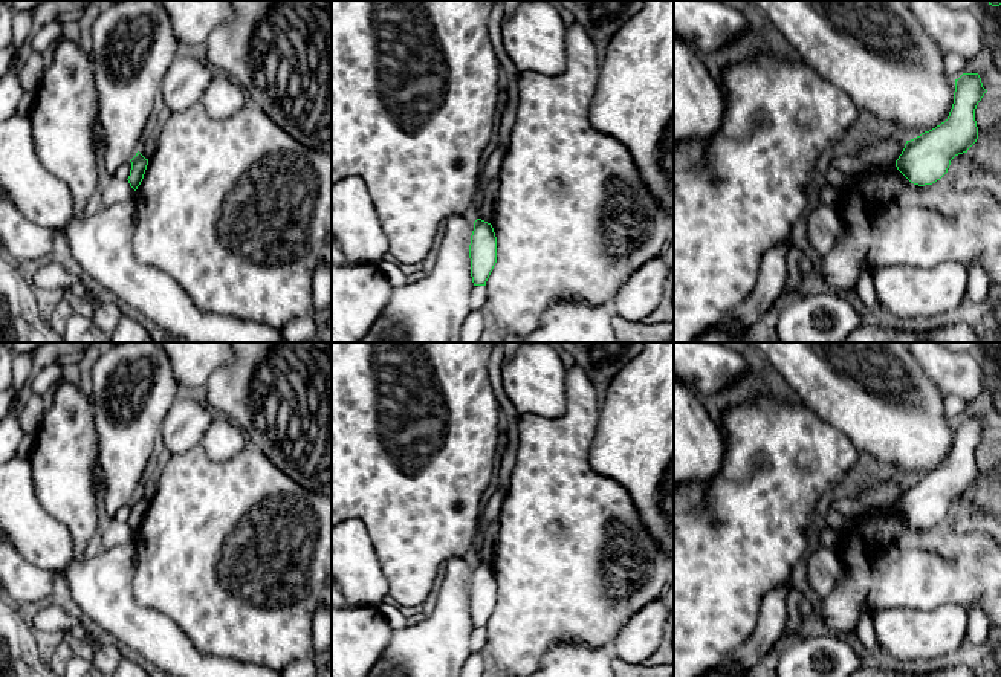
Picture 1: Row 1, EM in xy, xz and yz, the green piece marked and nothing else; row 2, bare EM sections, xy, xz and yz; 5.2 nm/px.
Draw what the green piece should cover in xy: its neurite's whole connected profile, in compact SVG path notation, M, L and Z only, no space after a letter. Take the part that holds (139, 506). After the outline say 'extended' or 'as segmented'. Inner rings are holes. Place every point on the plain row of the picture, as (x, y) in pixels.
M138 494L136 498L130 504L131 504L131 512L130 512L130 518L127 523L128 523L130 529L136 533L144 521L144 517L145 517L147 507L148 507L148 501L145 501Z; as segmented

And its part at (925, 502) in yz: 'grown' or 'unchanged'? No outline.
unchanged

